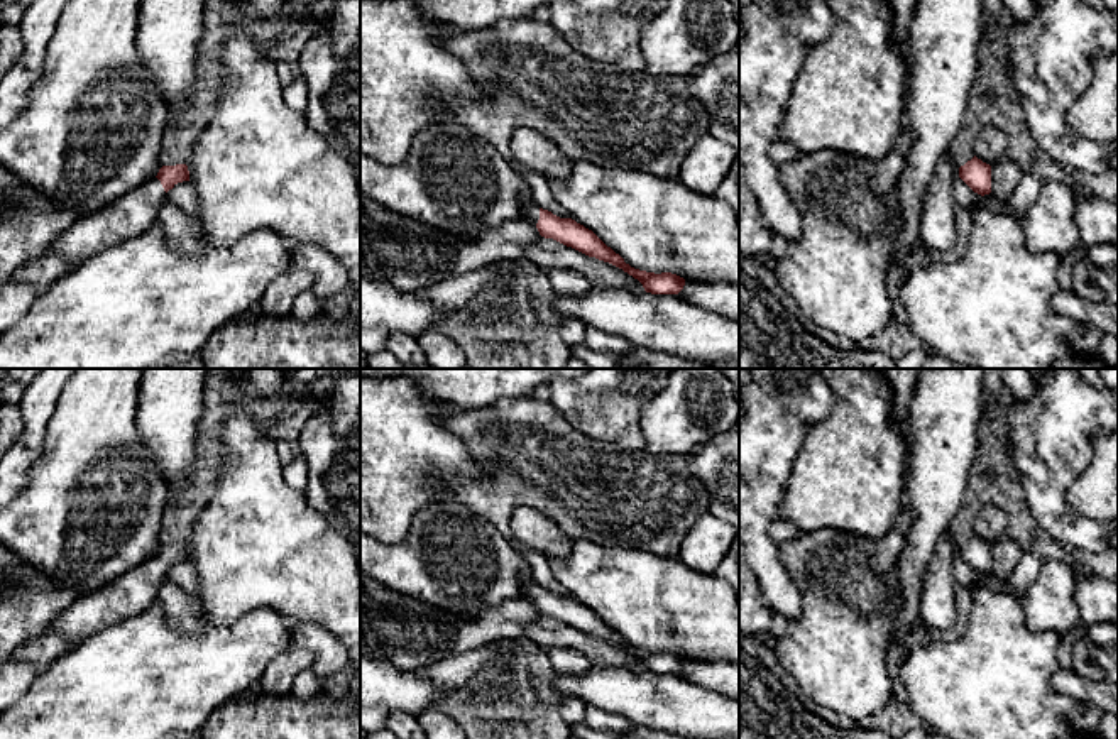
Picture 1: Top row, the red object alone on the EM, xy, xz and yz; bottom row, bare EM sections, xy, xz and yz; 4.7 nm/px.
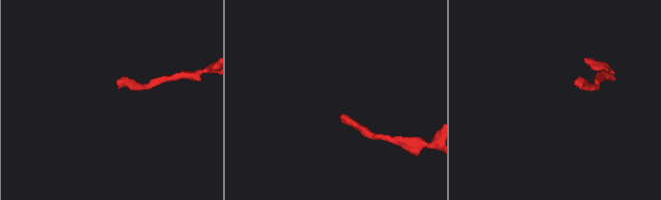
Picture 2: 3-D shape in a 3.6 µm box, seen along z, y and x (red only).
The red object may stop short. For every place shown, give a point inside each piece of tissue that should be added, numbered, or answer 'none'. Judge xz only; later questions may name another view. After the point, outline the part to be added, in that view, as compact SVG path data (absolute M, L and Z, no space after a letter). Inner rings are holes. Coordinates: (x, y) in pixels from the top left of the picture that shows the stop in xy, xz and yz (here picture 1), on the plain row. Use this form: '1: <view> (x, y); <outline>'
1: xz (533, 594); M533 580L528 582L528 585L531 588L523 597L536 605L538 599L540 599L540 585L536 585Z

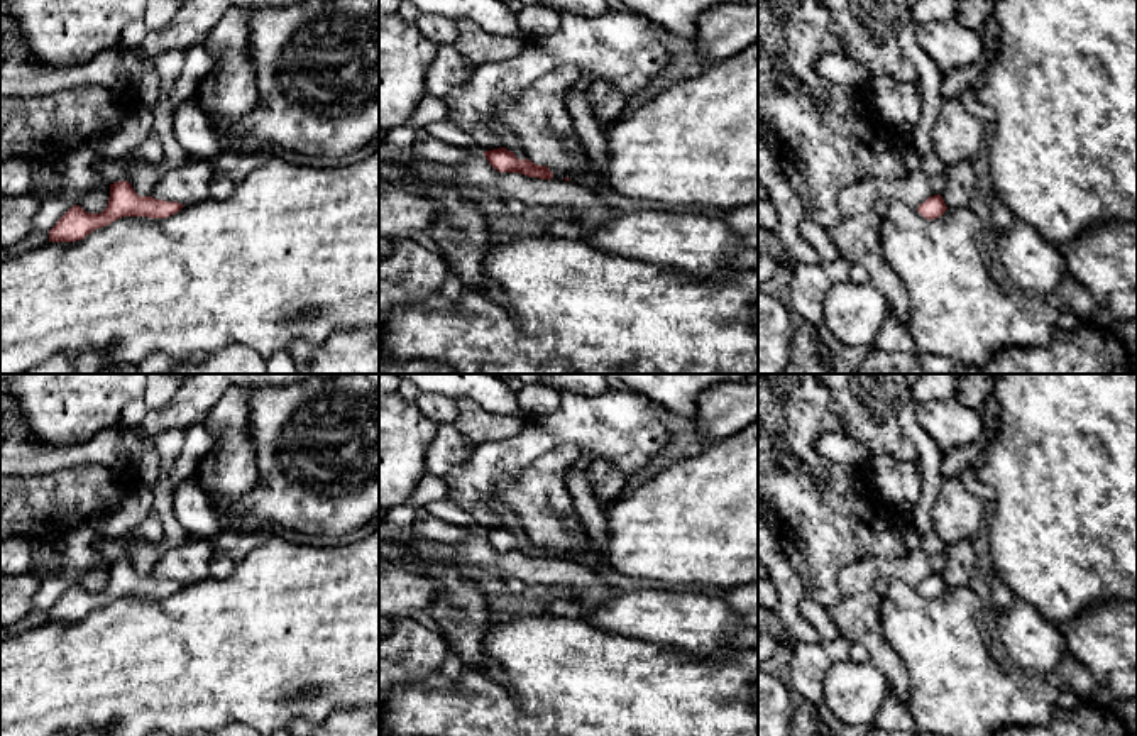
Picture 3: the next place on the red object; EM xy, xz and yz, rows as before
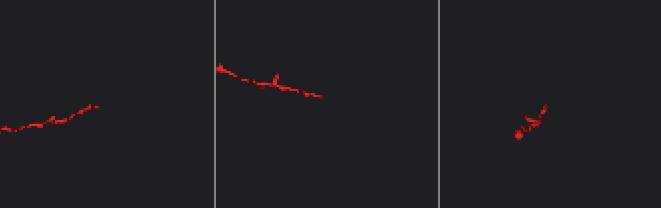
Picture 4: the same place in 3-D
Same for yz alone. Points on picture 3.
none

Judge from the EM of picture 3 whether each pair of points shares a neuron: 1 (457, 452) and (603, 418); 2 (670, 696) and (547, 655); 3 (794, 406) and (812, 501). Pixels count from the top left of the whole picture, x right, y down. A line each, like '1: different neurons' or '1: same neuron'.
1: different neurons
2: same neuron
3: same neuron

